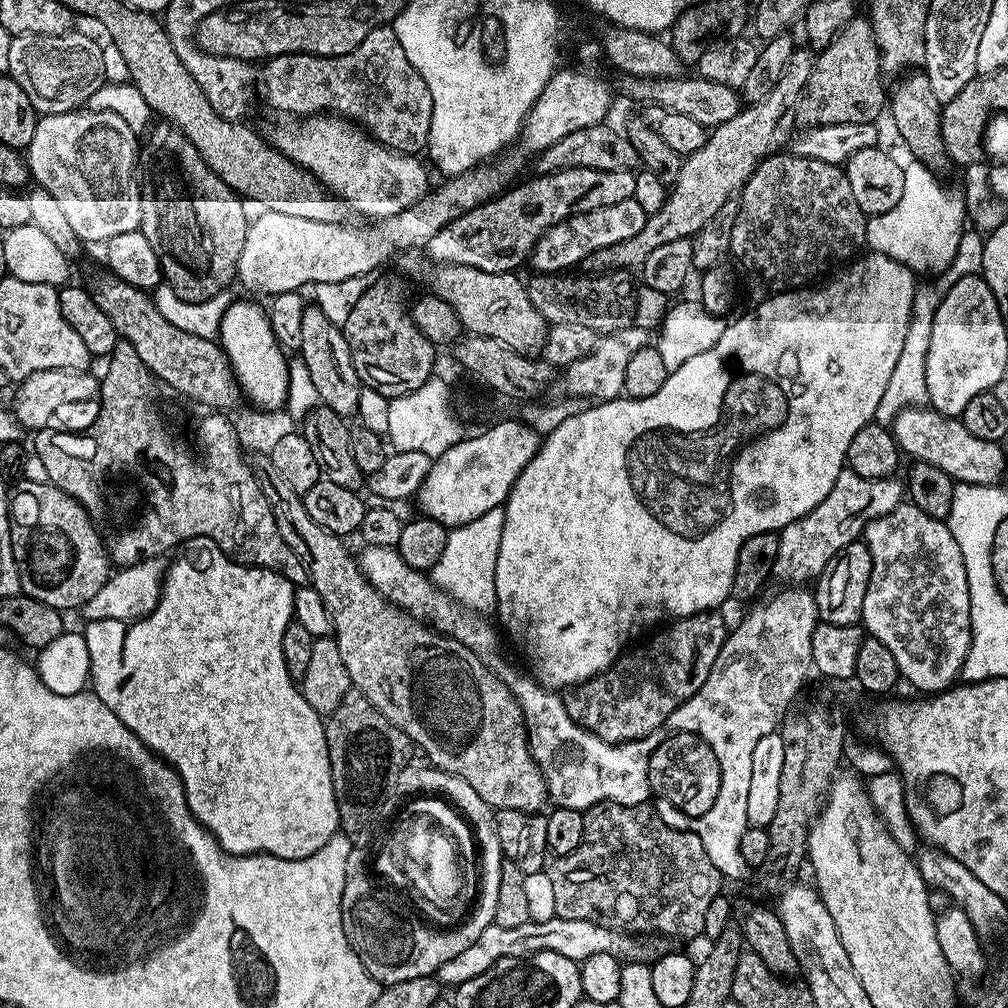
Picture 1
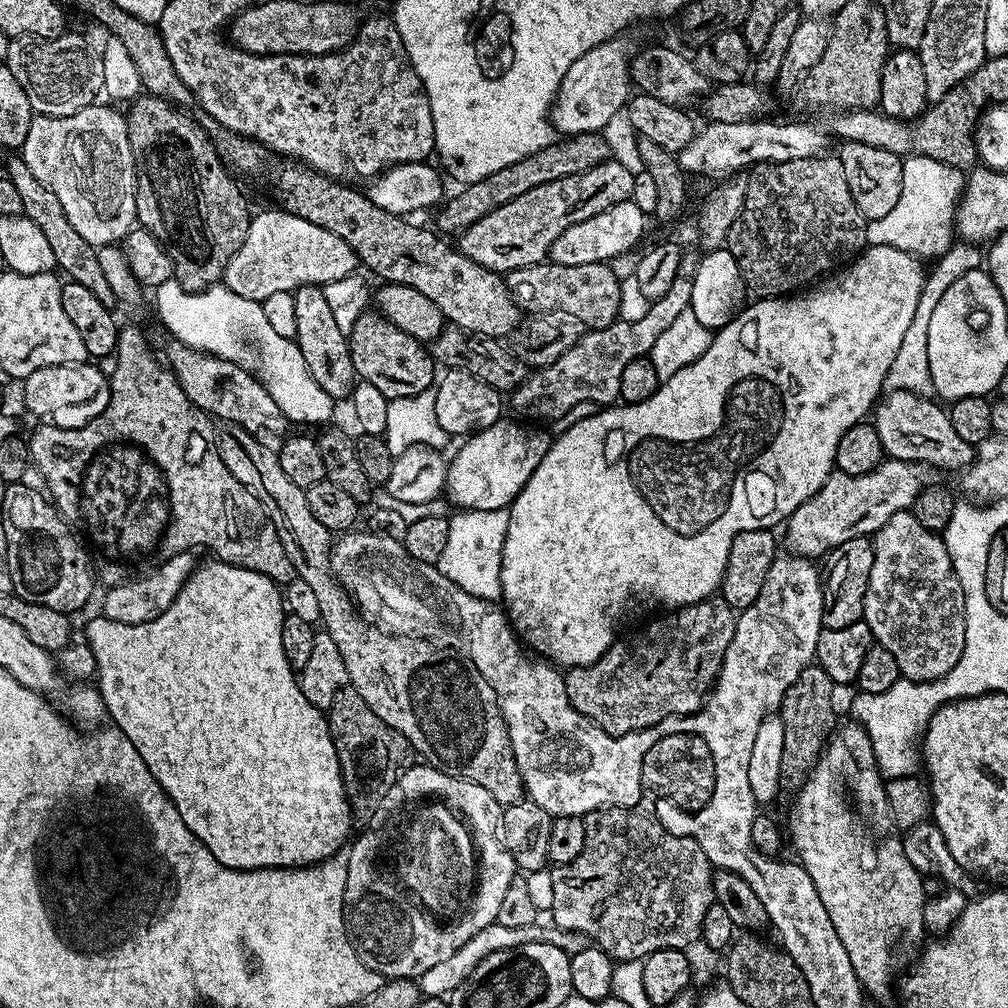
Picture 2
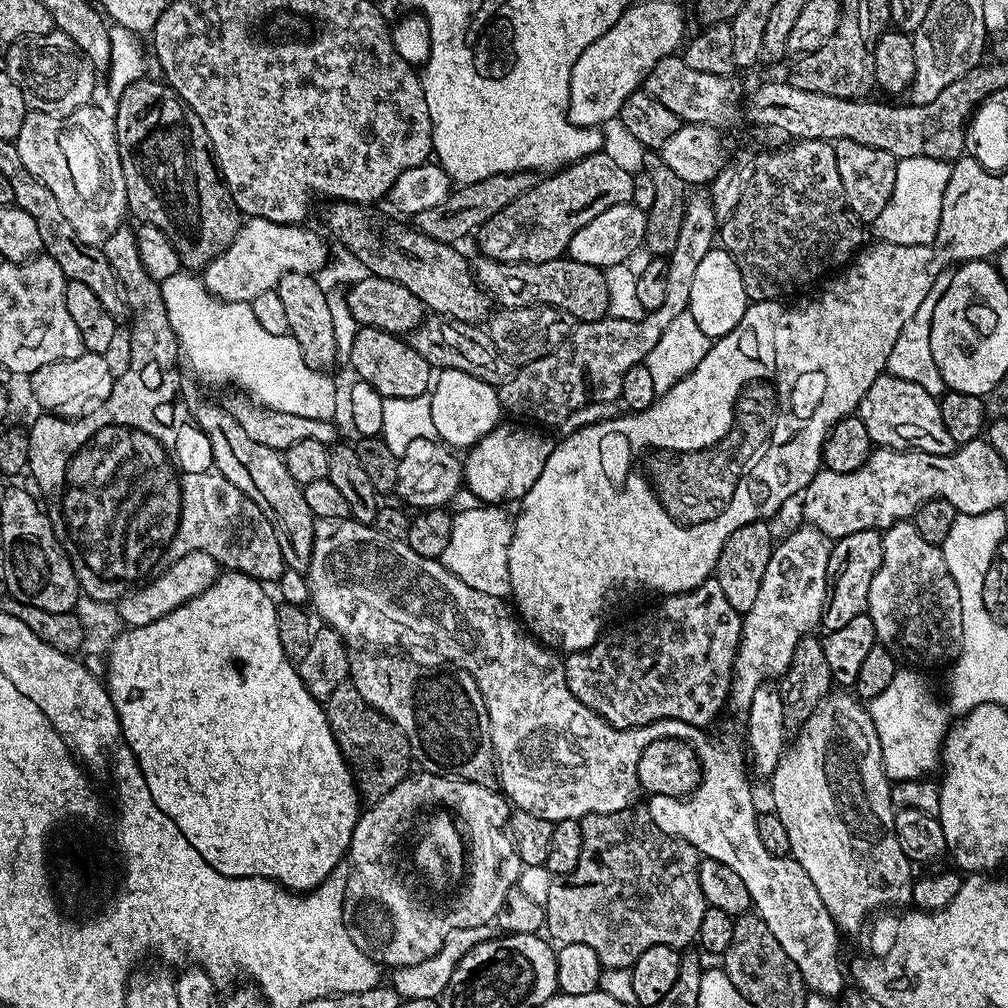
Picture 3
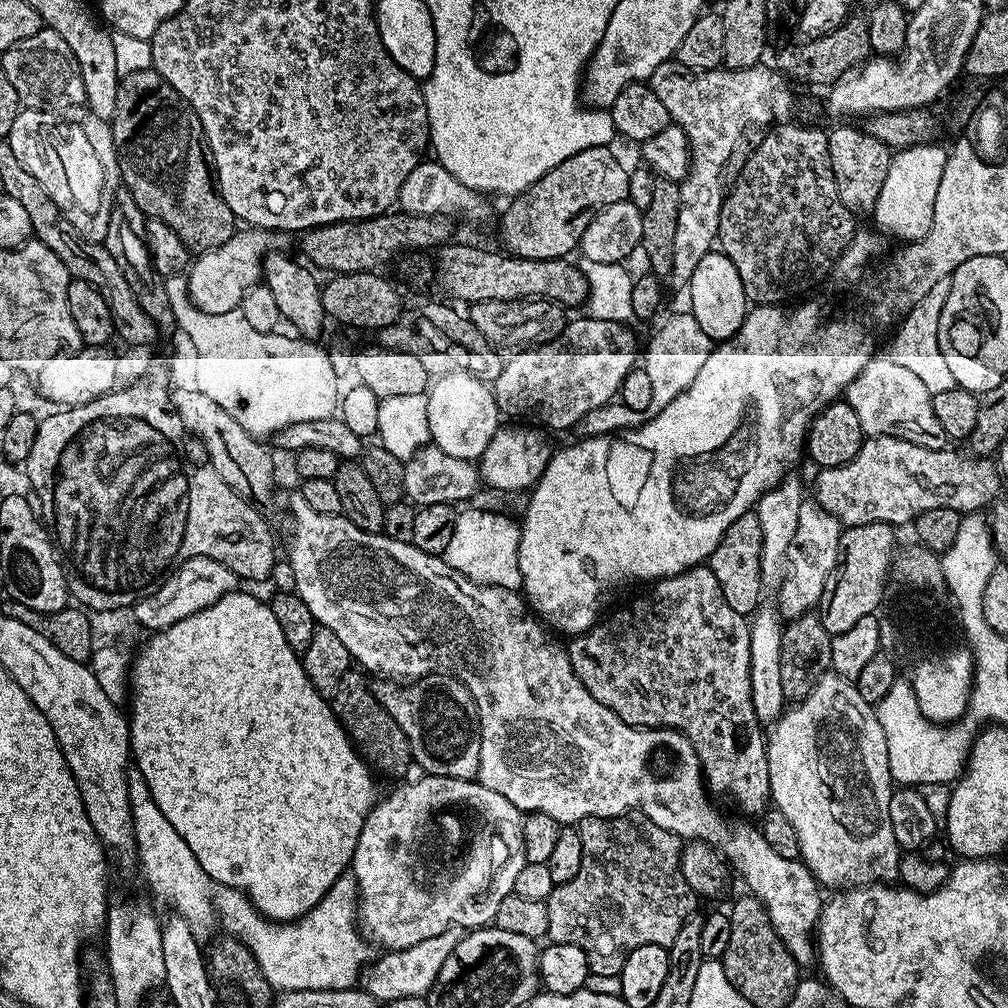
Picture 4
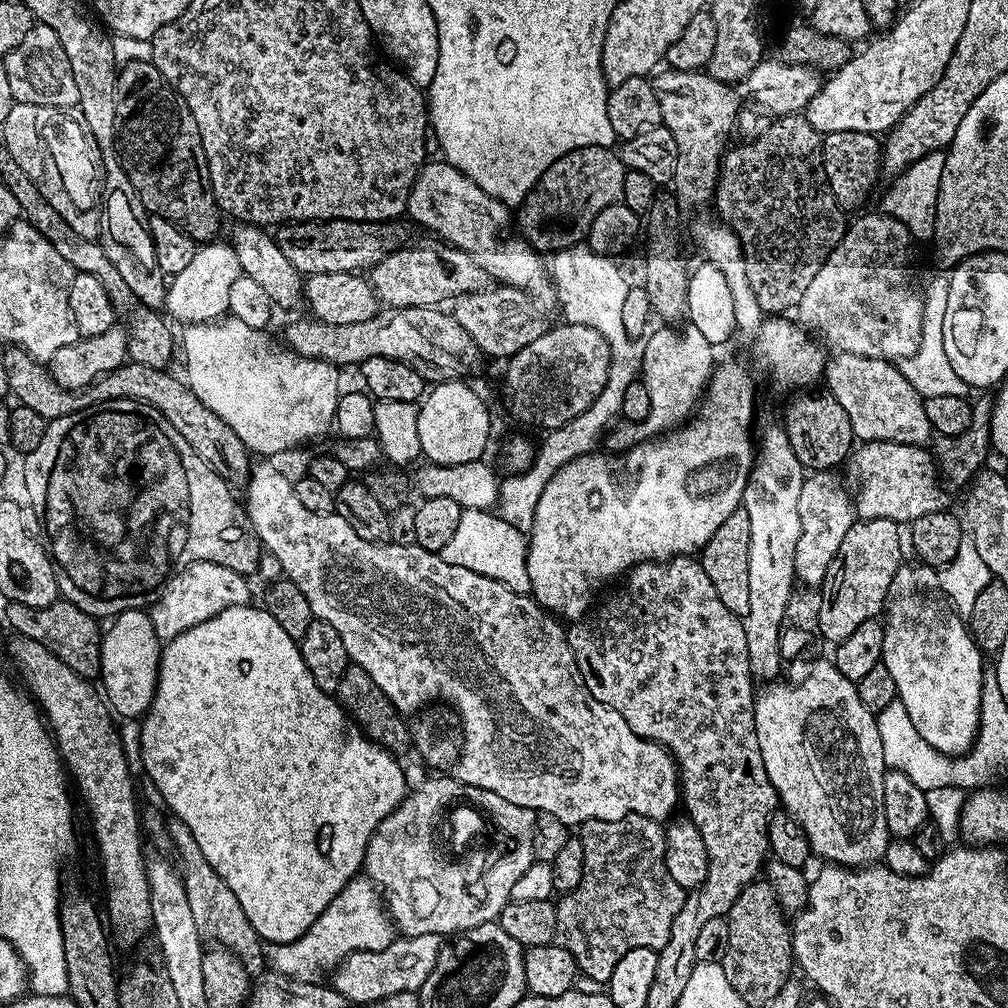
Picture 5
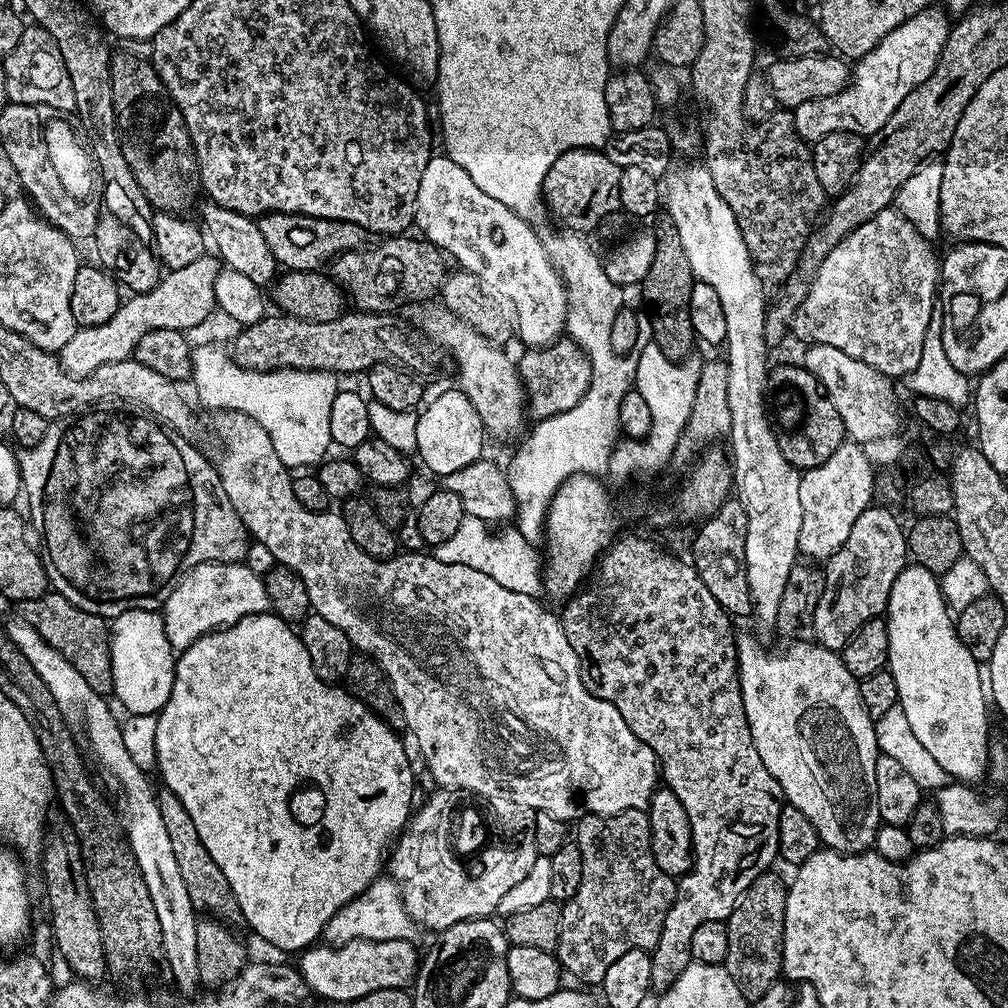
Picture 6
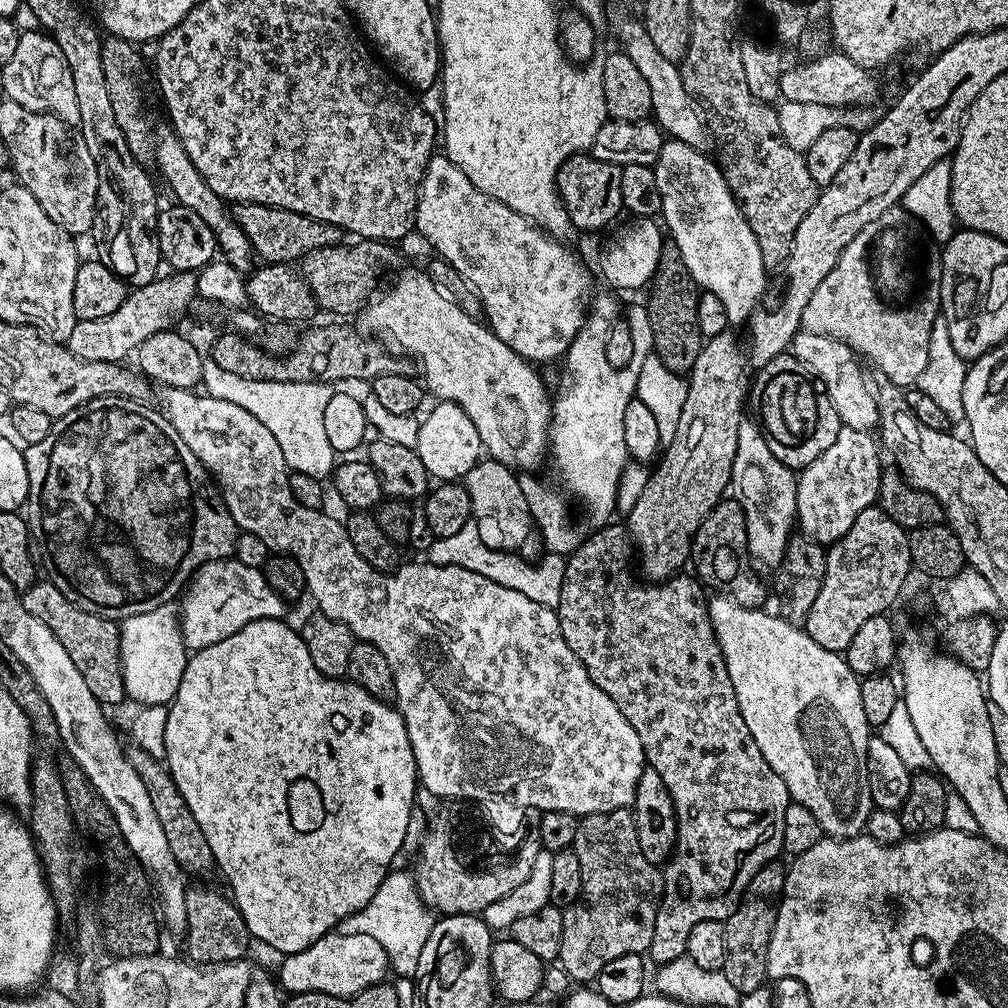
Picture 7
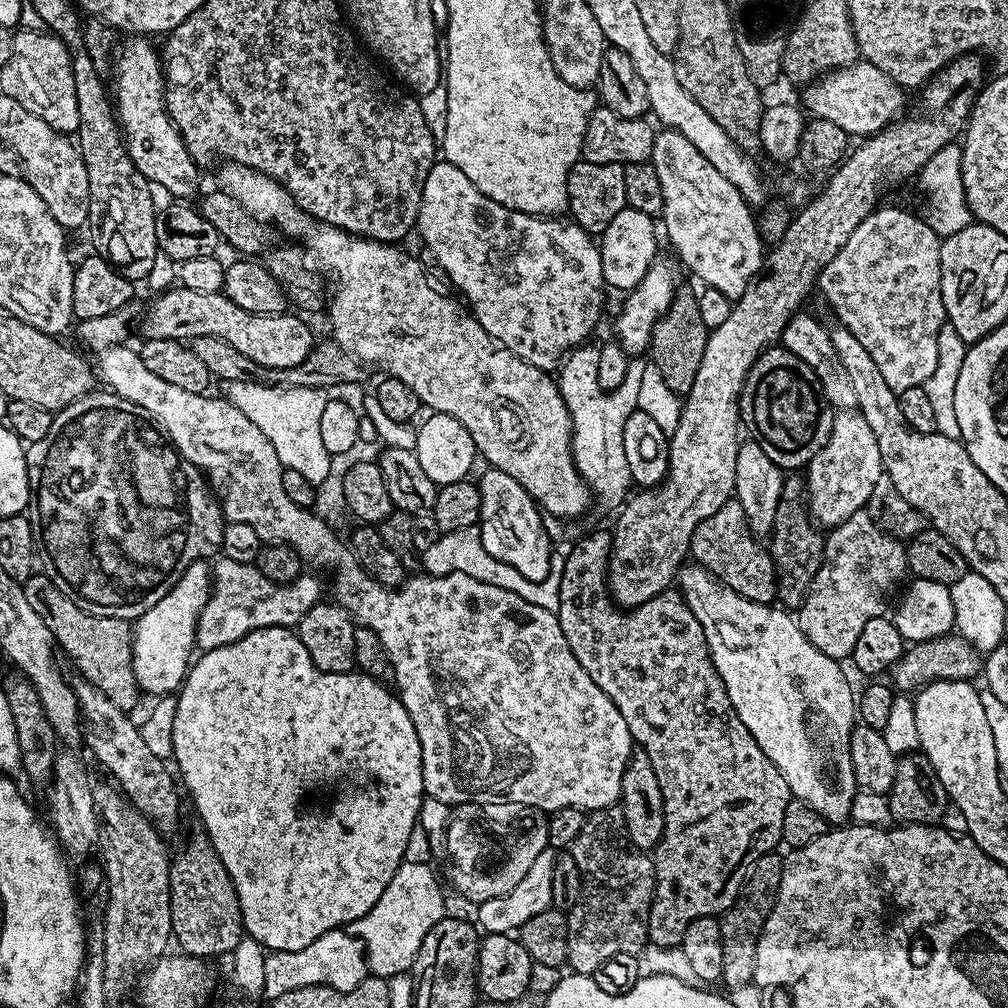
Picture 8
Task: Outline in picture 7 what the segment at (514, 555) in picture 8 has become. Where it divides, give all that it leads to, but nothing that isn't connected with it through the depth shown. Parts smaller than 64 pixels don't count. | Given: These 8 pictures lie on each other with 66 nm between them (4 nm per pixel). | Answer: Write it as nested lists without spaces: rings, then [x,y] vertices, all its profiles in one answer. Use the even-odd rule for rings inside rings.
[[[481,458],[462,478],[470,494],[474,522],[483,532],[486,546],[497,548],[499,552],[516,552],[534,536],[530,507],[520,482],[521,477],[513,469],[491,458]]]

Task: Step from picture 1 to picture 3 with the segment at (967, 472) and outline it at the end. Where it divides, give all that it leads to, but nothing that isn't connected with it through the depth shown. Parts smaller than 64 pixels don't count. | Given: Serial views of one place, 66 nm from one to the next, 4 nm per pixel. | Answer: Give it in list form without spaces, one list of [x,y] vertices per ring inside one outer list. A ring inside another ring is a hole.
[[[880,376],[874,386],[866,390],[858,415],[862,422],[866,422],[866,430],[870,430],[870,438],[876,446],[939,456],[950,456],[958,447],[942,422],[939,399],[926,394],[922,386],[914,386],[914,382],[906,382],[897,376]]]

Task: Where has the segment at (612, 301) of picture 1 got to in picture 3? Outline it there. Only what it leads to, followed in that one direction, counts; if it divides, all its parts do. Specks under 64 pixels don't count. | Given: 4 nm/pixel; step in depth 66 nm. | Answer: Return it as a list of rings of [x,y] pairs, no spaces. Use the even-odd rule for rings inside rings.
[[[481,255],[479,259],[480,261],[475,261],[474,264],[476,282],[488,293],[495,303],[497,300],[497,305],[501,309],[521,308],[524,305],[531,305],[535,302],[537,305],[566,310],[567,313],[574,316],[577,322],[603,320],[609,315],[607,278],[605,273],[594,266],[586,266],[586,262],[561,258],[559,260],[551,260],[550,262],[538,262],[537,264],[522,262],[521,260],[507,264],[506,262],[498,262],[494,258],[485,255]]]

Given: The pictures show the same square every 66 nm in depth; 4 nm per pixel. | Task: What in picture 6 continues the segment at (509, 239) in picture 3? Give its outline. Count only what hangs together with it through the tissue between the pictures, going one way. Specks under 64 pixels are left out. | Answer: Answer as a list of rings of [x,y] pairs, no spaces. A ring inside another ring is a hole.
[[[575,148],[566,150],[550,166],[544,179],[544,192],[546,204],[560,215],[560,220],[565,229],[581,234],[588,234],[599,229],[600,223],[612,212],[620,208],[618,198],[618,178],[620,168],[603,150],[594,148]]]

